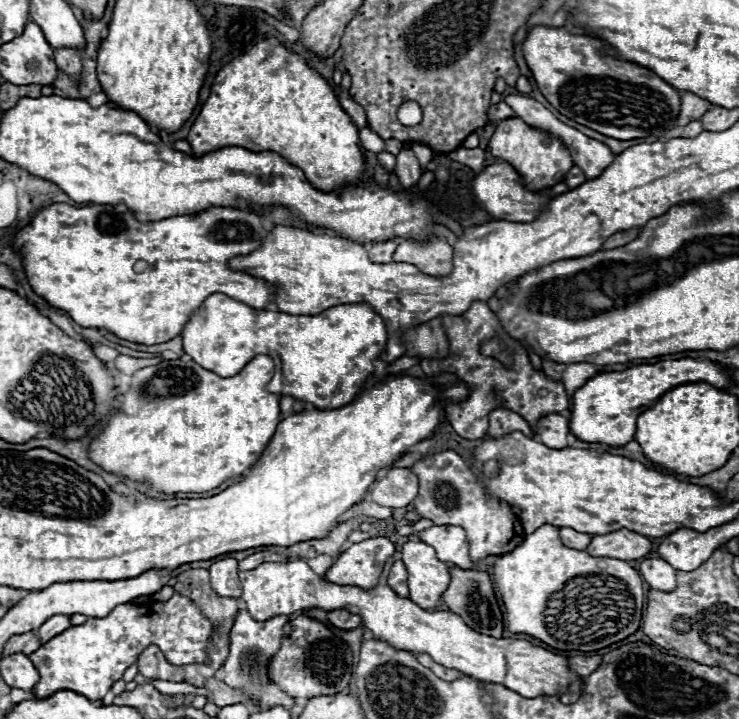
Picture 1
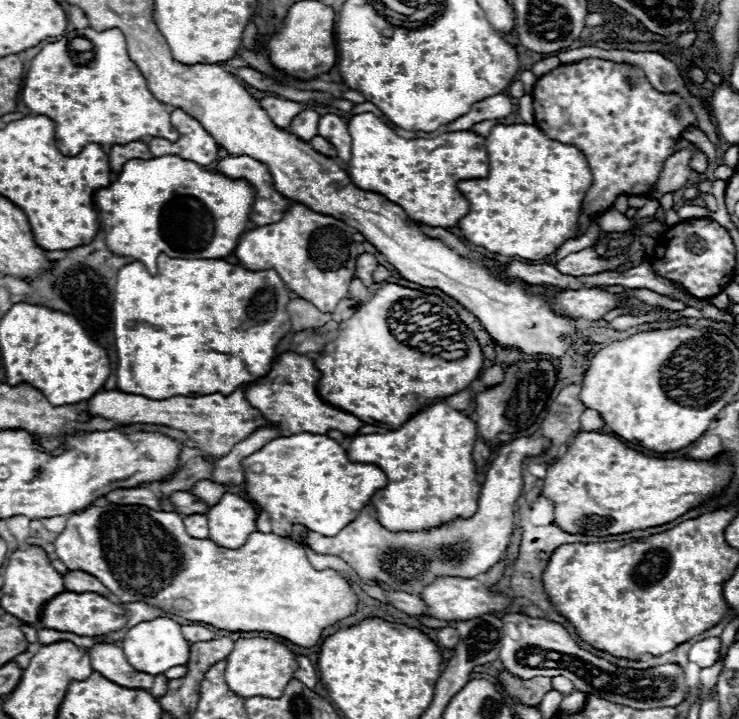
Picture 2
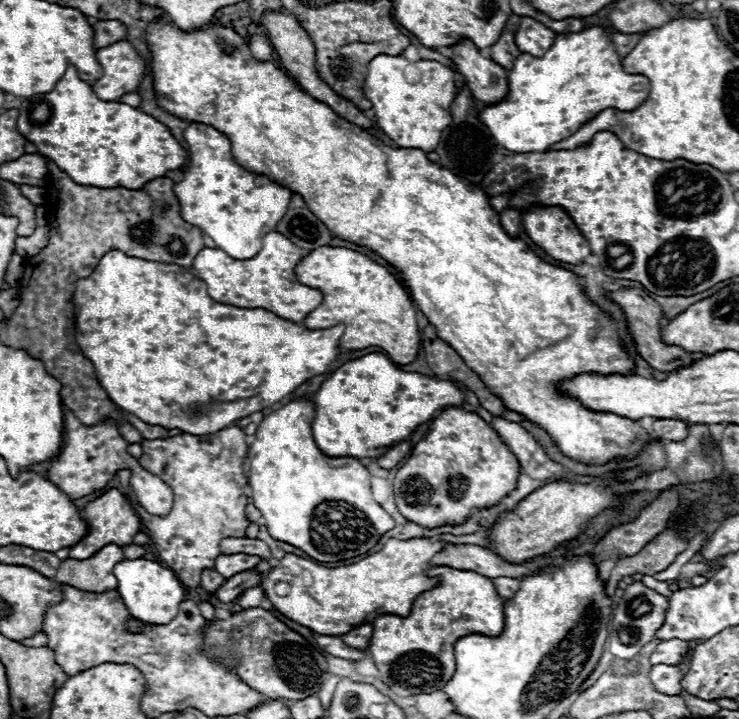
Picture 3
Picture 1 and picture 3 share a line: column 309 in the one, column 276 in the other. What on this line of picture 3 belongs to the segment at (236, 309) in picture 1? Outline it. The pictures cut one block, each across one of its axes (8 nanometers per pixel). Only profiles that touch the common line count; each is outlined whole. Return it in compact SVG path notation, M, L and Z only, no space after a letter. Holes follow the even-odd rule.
M120 250L106 252L104 258L94 268L94 272L88 278L80 278L76 282L74 314L76 314L76 332L78 332L76 342L82 350L82 354L96 366L96 378L100 378L100 386L104 386L108 398L112 398L112 402L116 402L118 408L138 416L146 424L162 426L168 430L178 428L186 434L214 434L216 430L222 430L224 426L234 424L238 418L244 418L244 416L260 412L268 406L274 406L284 396L288 396L292 390L296 390L300 384L304 384L308 378L312 378L316 374L326 374L328 366L340 354L340 336L344 332L344 324L336 324L336 326L324 328L324 330L308 330L306 326L284 320L264 308L236 308L236 306L226 306L226 304L214 302L206 292L206 284L202 280L198 280L188 268L126 256Z

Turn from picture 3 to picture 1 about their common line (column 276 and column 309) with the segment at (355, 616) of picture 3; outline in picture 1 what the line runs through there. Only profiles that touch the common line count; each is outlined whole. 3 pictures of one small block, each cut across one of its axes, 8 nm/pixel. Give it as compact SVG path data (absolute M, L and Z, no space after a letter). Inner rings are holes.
M296 558L296 560L286 560L286 562L264 562L254 570L248 572L240 572L240 582L242 582L242 600L246 602L246 608L250 612L250 616L258 622L266 622L274 616L290 616L298 610L312 610L312 608L320 608L326 612L338 610L338 608L346 608L352 614L358 614L362 618L362 626L374 634L374 640L382 640L388 642L392 648L396 650L406 650L406 652L414 652L414 654L428 654L434 662L448 666L448 668L456 668L464 674L468 674L470 678L476 678L480 682L496 682L502 684L514 692L518 692L524 698L536 698L542 694L564 694L568 692L568 686L574 678L580 678L578 674L570 672L568 668L568 658L552 654L540 646L530 644L528 640L514 640L514 638L492 638L492 636L484 636L478 634L476 630L472 630L470 626L464 624L464 620L454 614L454 612L432 612L432 610L422 610L420 606L416 606L412 600L408 598L400 598L388 584L388 570L390 564L394 560L390 560L384 568L384 572L380 574L380 580L374 588L370 590L362 590L356 586L340 586L340 584L332 584L328 582L324 576L318 576L310 570L310 566L306 564L306 560Z

